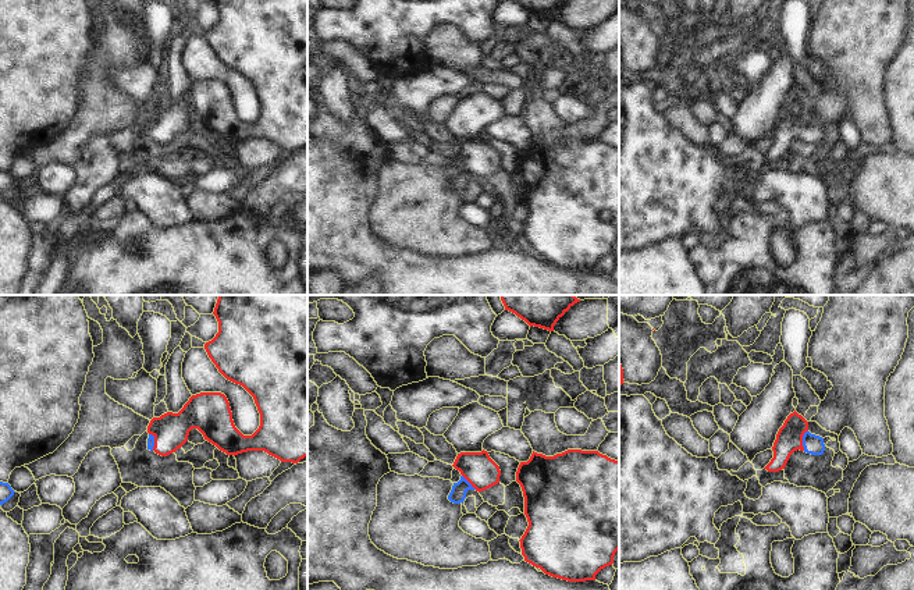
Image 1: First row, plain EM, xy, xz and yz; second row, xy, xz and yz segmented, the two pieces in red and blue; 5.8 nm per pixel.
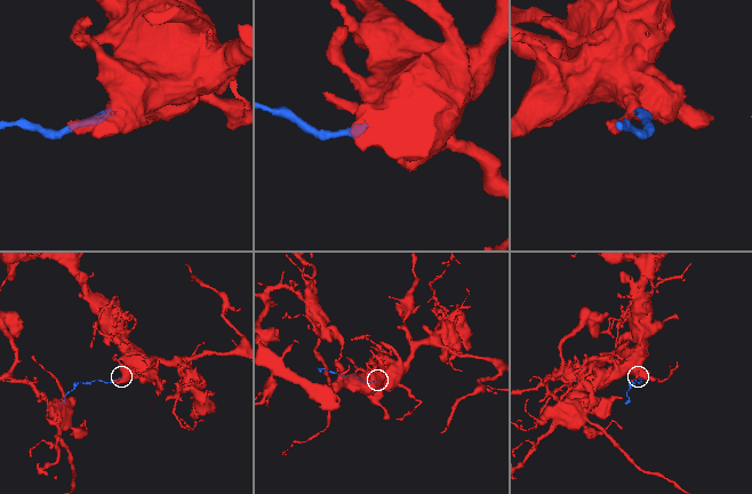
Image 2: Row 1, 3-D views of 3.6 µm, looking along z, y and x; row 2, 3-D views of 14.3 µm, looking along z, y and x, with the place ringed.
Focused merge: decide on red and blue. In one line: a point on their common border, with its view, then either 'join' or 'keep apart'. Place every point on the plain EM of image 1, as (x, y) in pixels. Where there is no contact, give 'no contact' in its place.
contact yz (802, 128); join

